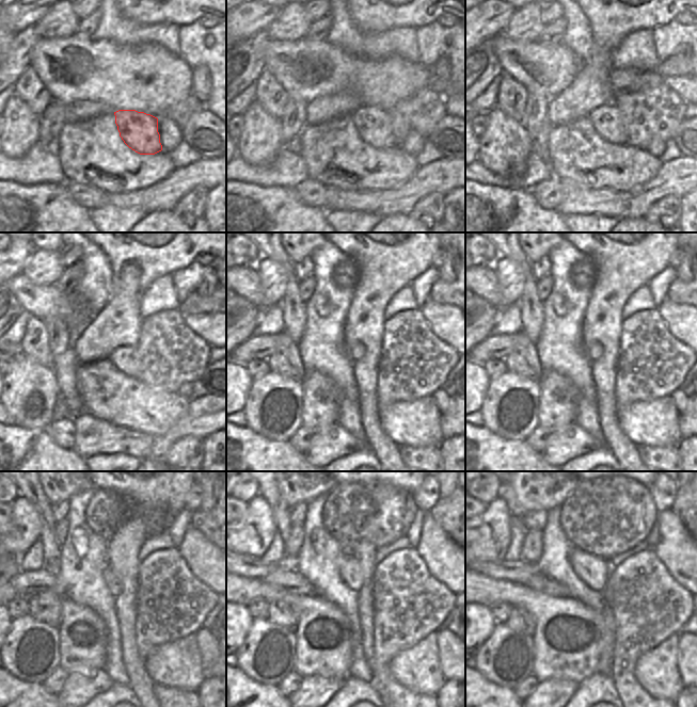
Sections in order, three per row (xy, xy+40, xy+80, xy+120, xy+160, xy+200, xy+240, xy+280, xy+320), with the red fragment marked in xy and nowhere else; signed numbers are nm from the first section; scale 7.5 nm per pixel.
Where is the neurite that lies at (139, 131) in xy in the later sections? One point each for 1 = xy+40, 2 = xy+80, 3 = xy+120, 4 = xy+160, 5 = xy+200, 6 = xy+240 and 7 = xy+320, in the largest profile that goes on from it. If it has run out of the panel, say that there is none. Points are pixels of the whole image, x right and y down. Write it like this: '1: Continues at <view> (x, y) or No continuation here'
1: Continues at xy+40 (373, 124)
2: Continues at xy+80 (607, 121)
3: Continues at xy+120 (126, 359)
4: Continues at xy+160 (357, 351)
5: Continues at xy+200 (593, 350)
6: Continues at xy+240 (114, 585)
7: Continues at xy+320 (593, 571)

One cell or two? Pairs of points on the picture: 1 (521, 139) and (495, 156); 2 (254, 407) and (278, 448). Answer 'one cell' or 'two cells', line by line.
1: one cell
2: two cells

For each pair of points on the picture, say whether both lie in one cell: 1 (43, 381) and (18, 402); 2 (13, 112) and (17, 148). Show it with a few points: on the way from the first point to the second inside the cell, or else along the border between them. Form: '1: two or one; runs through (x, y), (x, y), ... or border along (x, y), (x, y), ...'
1: one; runs through (36, 384), (25, 396)
2: one; runs through (17, 121), (17, 140)

